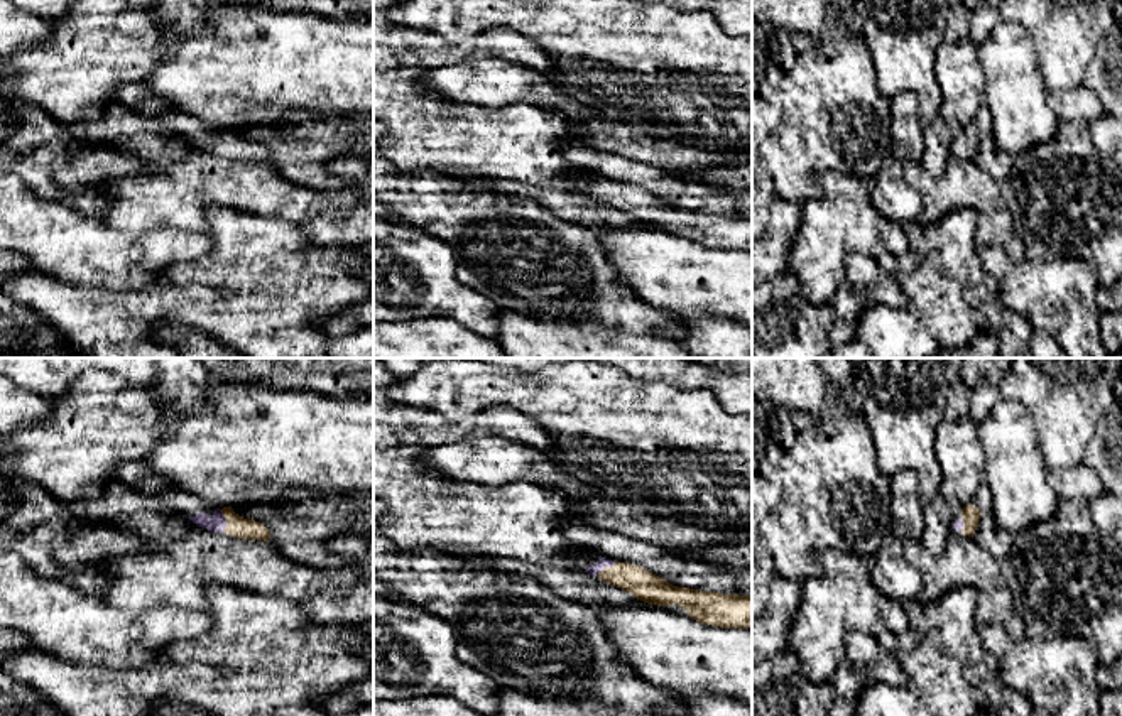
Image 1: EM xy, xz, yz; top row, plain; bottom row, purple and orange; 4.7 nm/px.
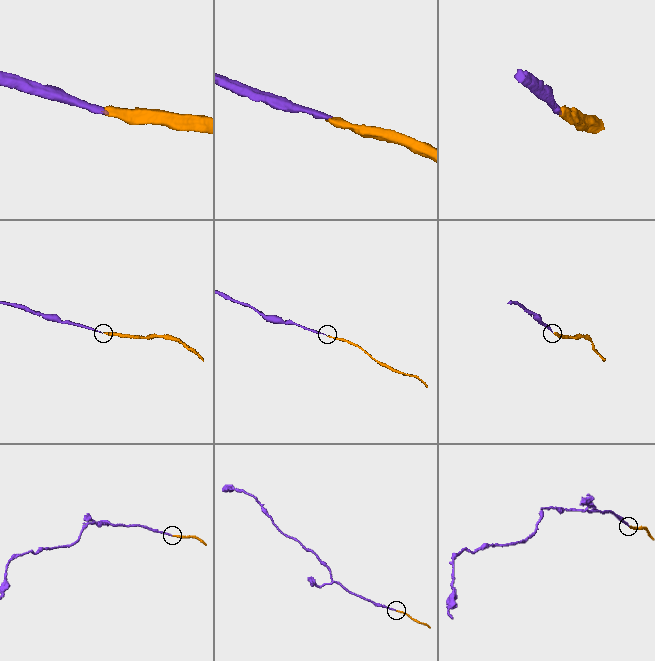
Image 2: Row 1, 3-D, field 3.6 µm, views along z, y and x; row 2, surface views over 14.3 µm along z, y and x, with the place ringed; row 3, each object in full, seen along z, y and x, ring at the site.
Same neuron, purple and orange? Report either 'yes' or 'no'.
yes

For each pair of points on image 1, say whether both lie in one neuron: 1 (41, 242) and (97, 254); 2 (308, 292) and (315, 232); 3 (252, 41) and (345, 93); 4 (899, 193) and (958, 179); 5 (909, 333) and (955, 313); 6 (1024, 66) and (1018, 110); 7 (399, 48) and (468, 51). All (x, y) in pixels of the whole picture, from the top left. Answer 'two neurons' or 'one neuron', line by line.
1: one neuron
2: two neurons
3: one neuron
4: two neurons
5: two neurons
6: one neuron
7: one neuron

